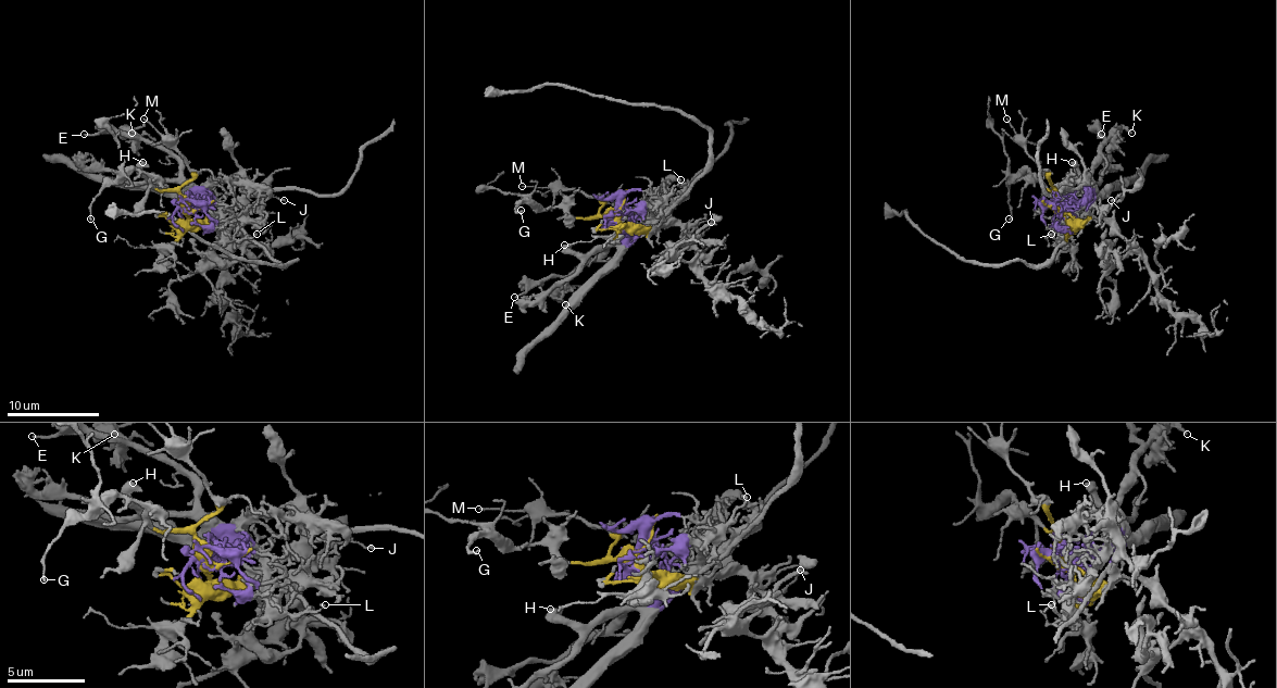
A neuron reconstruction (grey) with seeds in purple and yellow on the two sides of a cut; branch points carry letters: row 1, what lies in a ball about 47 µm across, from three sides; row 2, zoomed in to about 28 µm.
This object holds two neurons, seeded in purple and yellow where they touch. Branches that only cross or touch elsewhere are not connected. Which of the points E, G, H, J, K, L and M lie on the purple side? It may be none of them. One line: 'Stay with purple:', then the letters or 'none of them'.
Stay with purple: E, H, K, L

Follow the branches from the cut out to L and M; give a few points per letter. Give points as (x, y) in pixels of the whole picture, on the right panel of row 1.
L: (1058, 205), (1063, 210), (1059, 226), (1064, 226), (1058, 240), (1050, 233)
M: (1060, 205), (1048, 179), (1006, 117)

